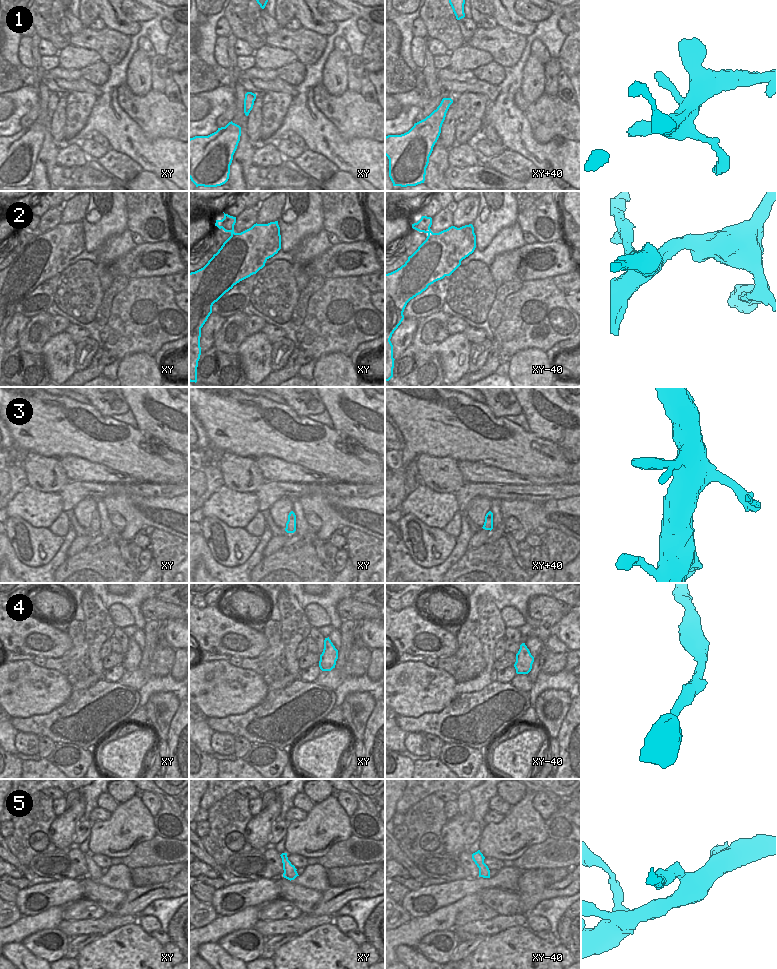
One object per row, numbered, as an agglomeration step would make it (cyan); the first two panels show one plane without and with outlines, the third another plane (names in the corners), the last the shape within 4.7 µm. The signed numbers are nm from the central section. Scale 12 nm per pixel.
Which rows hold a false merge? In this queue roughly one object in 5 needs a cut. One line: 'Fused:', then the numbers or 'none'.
Fused: 2, 5

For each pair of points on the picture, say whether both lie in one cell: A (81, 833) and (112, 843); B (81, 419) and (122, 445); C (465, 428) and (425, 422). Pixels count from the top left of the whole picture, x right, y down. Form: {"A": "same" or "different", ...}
{"A": "different", "B": "same", "C": "same"}

